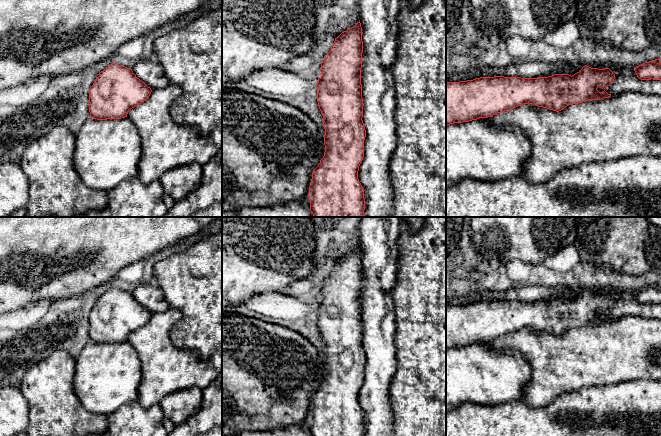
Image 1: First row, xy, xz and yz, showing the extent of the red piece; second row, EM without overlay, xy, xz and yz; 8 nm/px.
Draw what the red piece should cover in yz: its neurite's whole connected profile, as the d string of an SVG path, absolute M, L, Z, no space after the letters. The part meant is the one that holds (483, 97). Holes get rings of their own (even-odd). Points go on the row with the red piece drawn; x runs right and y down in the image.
M660 59L636 67L599 61L551 64L520 60L507 67L450 74L446 82L446 125L491 117L528 103L559 112L569 105L601 100L626 91L661 95Z

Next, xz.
M360 0L360 21L335 38L321 63L322 76L316 88L324 121L325 152L313 170L309 186L310 211L314 217L389 217L392 213L388 166L396 148L396 98L391 68L397 54L397 20L402 6L402 0Z

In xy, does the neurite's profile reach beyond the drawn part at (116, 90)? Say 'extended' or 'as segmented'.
extended

